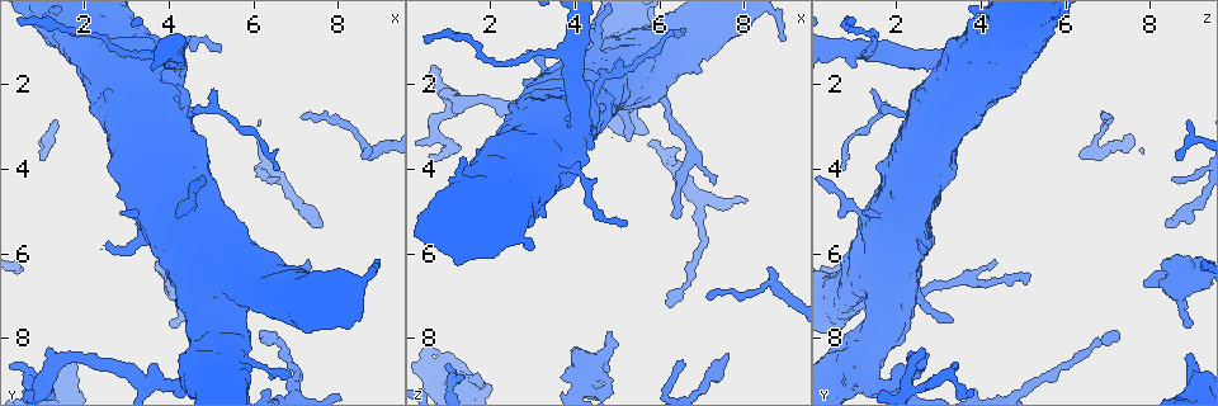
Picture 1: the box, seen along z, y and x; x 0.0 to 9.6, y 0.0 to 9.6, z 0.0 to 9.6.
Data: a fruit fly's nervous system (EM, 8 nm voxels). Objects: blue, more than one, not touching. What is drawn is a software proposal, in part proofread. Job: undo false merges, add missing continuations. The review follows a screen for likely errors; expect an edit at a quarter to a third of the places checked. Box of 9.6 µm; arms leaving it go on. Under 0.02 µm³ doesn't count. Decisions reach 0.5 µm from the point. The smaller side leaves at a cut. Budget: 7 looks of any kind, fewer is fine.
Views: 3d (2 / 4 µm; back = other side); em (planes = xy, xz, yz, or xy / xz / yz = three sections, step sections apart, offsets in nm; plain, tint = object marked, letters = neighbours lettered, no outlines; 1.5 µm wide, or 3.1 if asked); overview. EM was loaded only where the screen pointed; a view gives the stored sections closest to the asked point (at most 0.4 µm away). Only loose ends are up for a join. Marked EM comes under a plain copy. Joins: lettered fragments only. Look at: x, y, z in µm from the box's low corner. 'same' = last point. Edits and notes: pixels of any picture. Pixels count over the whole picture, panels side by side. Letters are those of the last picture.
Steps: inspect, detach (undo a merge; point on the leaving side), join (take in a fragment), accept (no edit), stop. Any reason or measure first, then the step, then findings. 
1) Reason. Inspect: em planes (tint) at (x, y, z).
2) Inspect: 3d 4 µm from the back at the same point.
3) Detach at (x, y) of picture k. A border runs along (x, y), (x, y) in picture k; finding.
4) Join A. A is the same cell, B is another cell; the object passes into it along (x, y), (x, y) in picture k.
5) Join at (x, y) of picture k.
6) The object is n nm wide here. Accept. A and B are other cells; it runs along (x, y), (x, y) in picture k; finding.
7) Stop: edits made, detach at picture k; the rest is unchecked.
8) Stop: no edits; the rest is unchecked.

Free end. Inspect: em planes (letters) at (6.35, 6.70, 4.95).

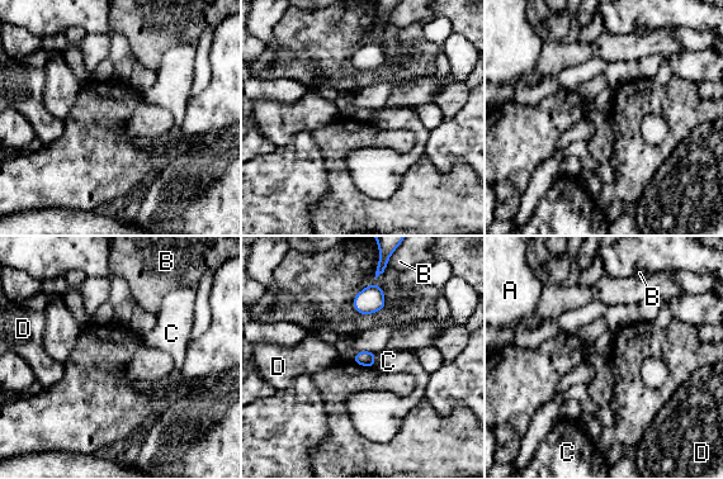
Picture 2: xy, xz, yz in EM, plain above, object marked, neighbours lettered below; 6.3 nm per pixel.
The object is 100 nm wide here. Accept. A, B, C and D are other cells; a border runs along (376, 354), (373, 366) in picture 2; no lettered fragment goes on from it.

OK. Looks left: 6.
An open end. Inspect: 3d 2 µm at (4.80, 6.75, 7.85).

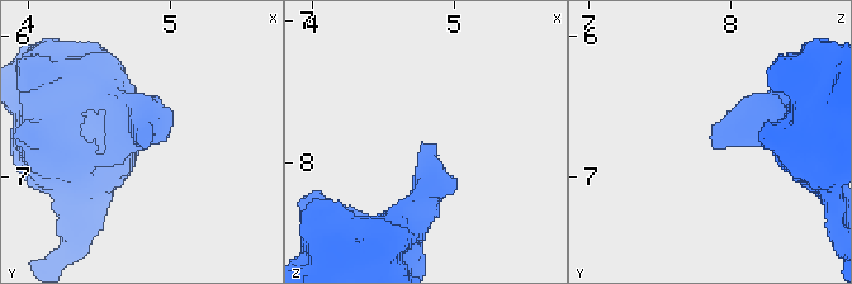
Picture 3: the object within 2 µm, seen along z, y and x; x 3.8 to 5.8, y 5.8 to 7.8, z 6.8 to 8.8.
Shape alone is not enough. Inspect: em xz step 4 (letters) at (4.80, 6.76, 7.86).

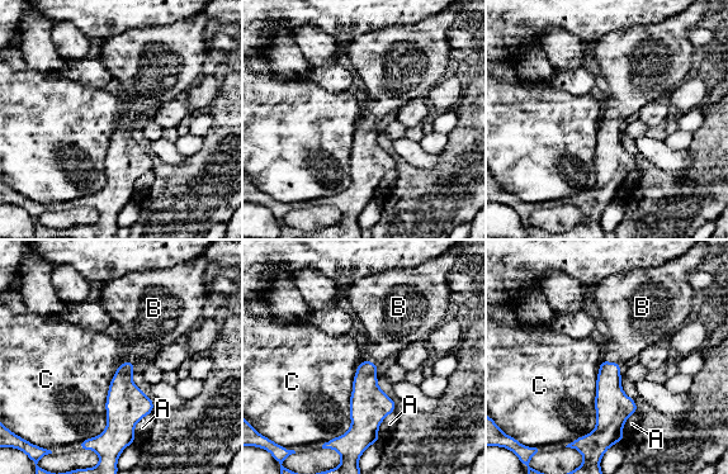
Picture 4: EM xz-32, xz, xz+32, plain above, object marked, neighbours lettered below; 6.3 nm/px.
Inspect: em planes (letters) at the same point.

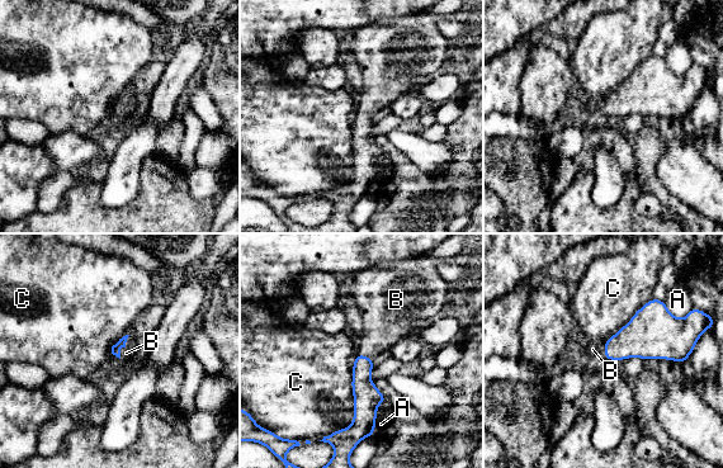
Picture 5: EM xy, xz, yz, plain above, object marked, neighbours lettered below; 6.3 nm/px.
Join B. B is the same cell, A and C are other cells; it goes on there.

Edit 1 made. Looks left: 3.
Inspect: overview.

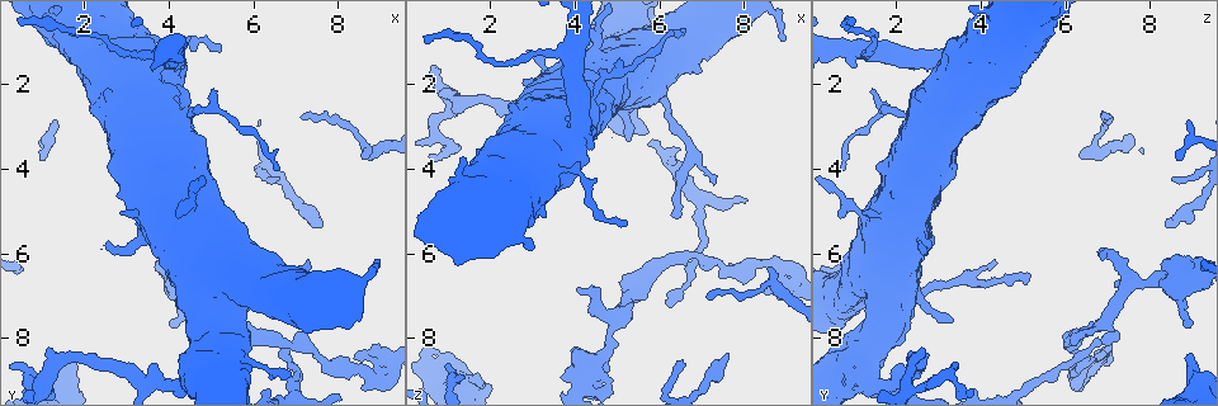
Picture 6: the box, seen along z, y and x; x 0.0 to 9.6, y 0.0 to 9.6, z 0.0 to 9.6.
Branch stops here. Inspect: em planes (tint) at (1.65, 8.45, 8.90).

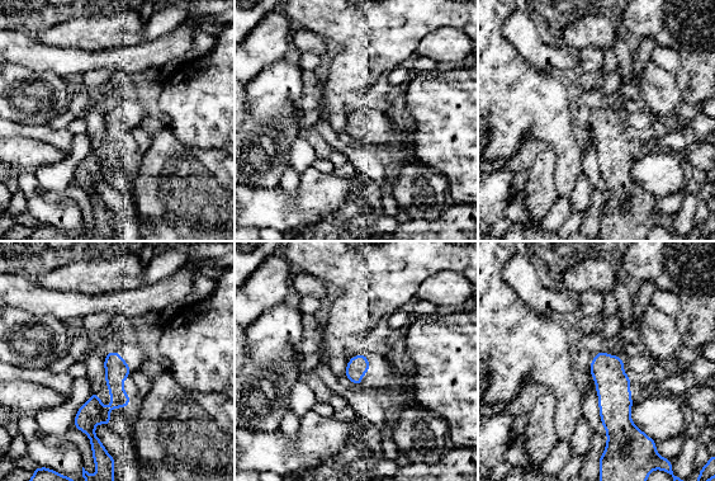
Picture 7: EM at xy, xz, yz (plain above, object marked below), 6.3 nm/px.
See the neighbours. Inspect: em planes (letters) at the same point.

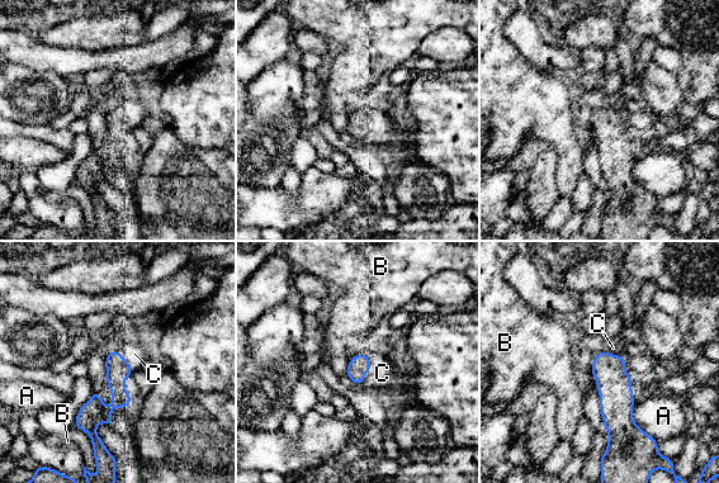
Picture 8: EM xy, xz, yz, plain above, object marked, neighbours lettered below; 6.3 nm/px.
The longest contact is with A, 240 nm. Join C. C is the same cell, A and B are other cells; the neuron continues.

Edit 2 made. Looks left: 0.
Stop: edits made, join at picture 5, join at picture 8; the rest is unchecked.

